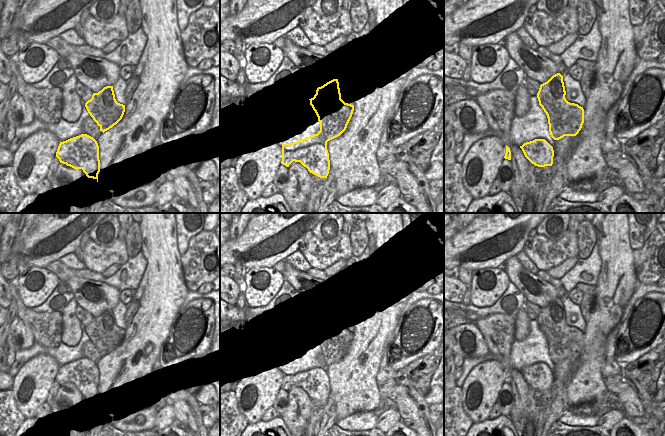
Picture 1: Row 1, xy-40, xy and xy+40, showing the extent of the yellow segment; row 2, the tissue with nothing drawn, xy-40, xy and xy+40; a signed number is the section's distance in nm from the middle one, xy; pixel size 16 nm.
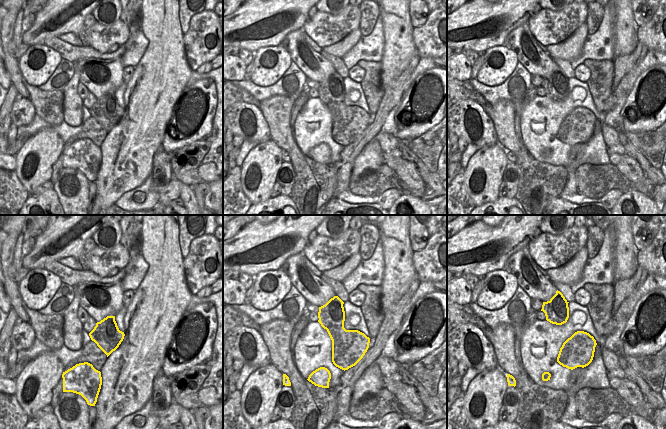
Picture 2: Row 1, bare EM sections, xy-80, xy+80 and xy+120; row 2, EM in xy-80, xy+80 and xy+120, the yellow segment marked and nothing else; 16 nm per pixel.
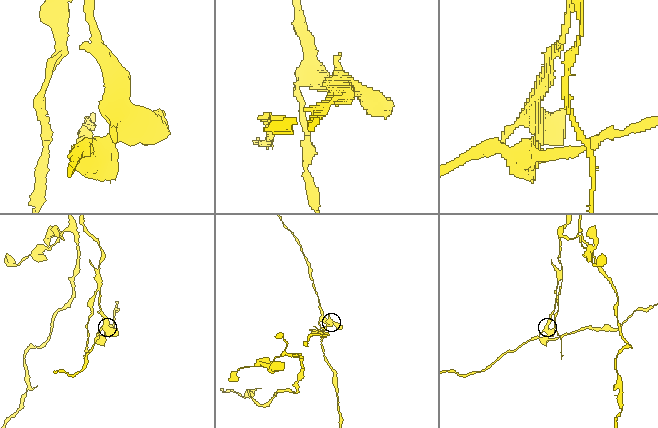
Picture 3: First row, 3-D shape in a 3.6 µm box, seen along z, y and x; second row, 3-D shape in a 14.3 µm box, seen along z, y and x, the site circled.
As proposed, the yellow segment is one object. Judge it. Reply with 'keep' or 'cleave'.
cleave

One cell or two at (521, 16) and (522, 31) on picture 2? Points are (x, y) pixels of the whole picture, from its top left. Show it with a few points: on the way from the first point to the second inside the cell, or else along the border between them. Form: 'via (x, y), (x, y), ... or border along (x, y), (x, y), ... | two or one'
border along (527, 21), (514, 28), (504, 39) | two

